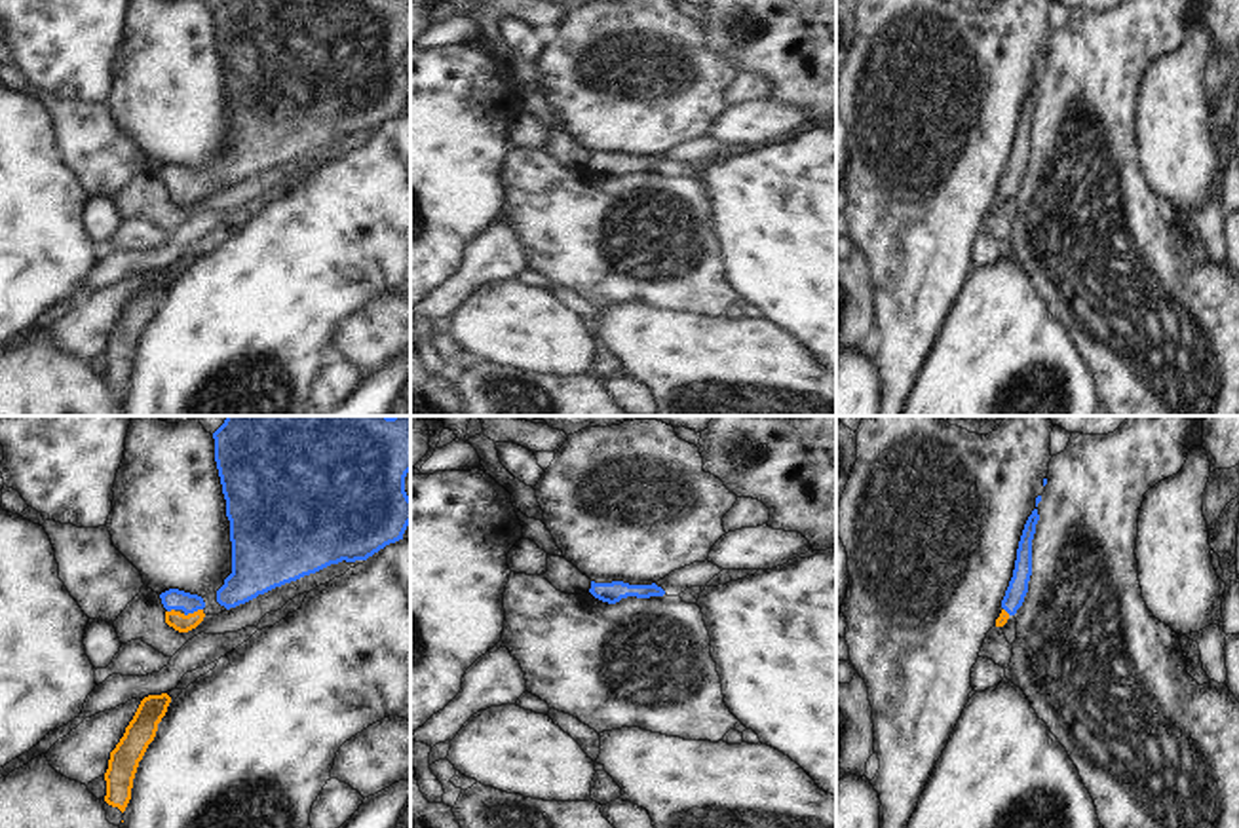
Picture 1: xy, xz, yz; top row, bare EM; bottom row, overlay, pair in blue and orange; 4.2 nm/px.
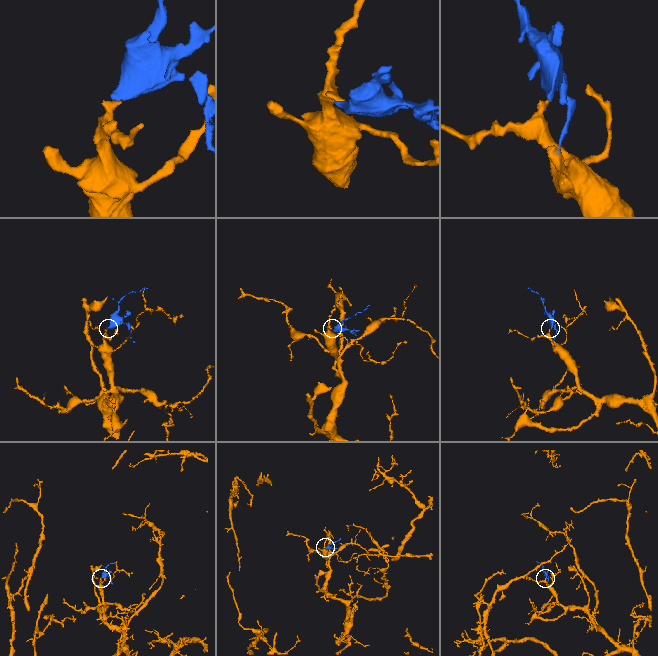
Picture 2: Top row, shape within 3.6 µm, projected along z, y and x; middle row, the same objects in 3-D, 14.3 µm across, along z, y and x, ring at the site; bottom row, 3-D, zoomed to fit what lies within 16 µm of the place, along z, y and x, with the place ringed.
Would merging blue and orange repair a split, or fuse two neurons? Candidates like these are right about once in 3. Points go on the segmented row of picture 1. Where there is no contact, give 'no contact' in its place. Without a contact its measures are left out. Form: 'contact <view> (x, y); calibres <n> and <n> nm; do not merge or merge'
contact xy (192, 612); calibres 90 and 80 nm; merge

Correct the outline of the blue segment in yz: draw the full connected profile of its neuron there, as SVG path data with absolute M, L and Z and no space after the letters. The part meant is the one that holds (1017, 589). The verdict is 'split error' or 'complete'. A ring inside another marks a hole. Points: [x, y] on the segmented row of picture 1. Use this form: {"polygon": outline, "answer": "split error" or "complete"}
{"polygon": "M1034 509L1024 524L1024 530L1019 541L1013 577L1001 600L1003 610L996 619L996 627L1003 627L1007 619L1017 613L1017 610L1022 606L1024 596L1028 593L1028 581L1032 575L1032 539L1036 534L1038 520L1039 520L1039 515L1038 515L1038 509Z", "answer": "split error"}

